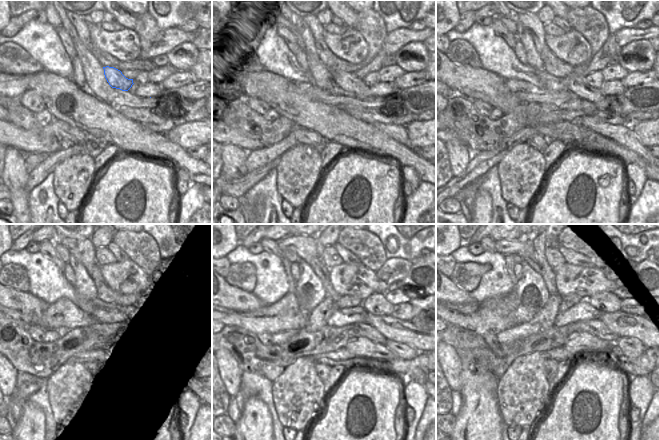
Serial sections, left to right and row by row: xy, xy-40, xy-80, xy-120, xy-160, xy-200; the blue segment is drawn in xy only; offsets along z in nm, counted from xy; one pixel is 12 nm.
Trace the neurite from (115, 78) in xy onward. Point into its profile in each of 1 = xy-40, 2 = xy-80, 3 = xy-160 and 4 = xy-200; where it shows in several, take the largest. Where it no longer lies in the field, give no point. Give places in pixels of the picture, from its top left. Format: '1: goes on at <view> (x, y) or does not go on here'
1: goes on at xy-40 (347, 81)
2: goes on at xy-80 (577, 84)
3: goes on at xy-160 (381, 323)
4: goes on at xy-200 (609, 319)

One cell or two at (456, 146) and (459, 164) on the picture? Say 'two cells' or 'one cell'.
one cell

